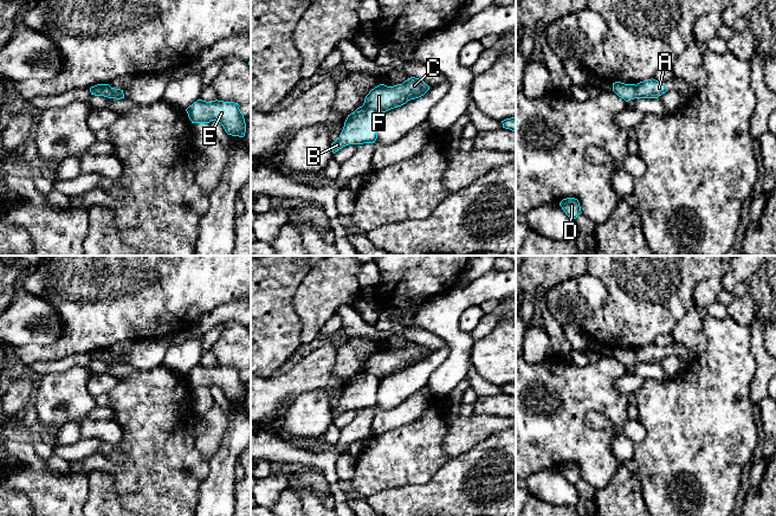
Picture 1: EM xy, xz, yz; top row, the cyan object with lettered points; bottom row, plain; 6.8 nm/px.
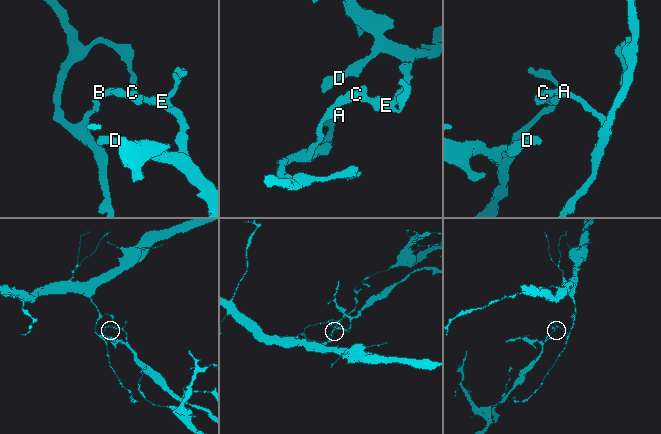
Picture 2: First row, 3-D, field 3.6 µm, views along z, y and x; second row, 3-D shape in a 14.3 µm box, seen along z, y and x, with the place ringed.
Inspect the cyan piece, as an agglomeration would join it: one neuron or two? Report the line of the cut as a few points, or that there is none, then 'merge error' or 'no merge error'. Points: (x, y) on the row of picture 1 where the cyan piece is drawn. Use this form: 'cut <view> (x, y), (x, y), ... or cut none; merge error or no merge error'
cut xz (363, 104), (379, 114); merge error

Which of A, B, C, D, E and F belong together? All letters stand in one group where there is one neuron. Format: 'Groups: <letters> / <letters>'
Groups: A B / C D E F

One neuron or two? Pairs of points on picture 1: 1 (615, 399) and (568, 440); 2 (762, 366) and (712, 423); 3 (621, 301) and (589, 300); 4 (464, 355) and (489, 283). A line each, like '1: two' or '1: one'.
1: one
2: two
3: two
4: one

